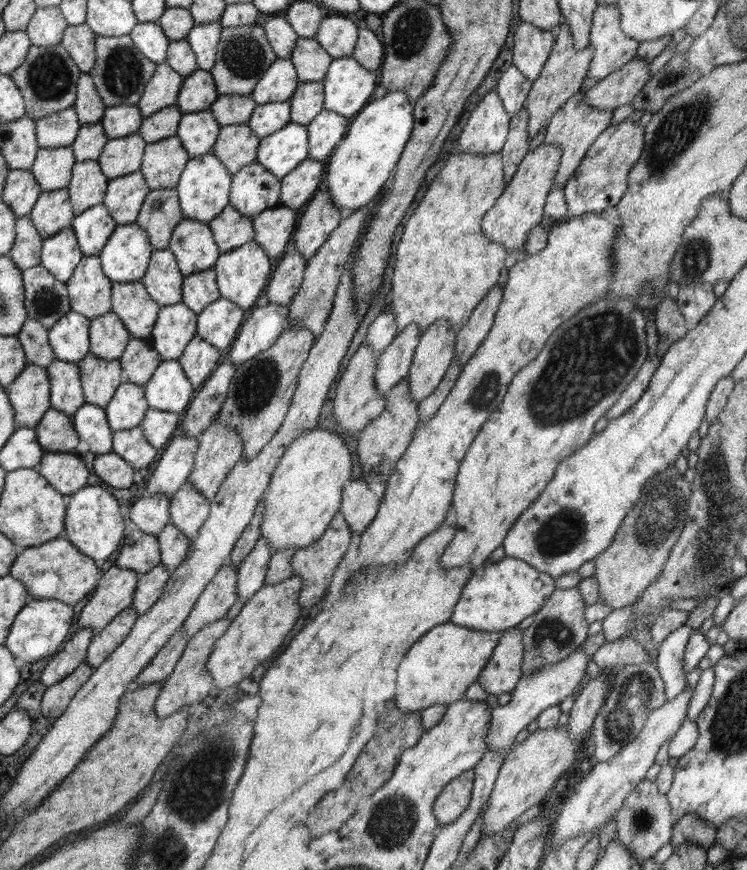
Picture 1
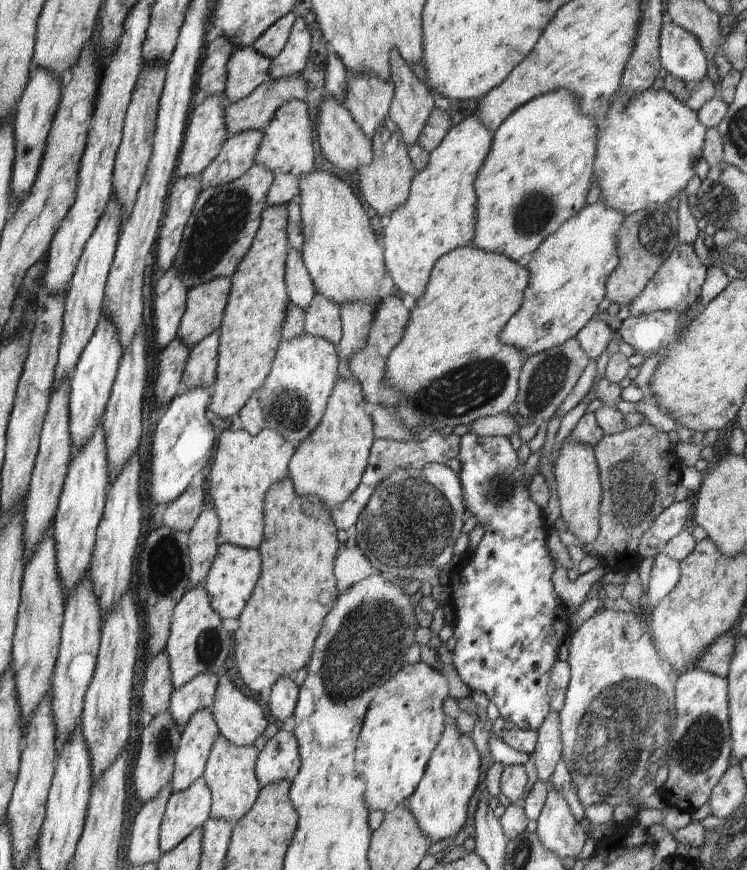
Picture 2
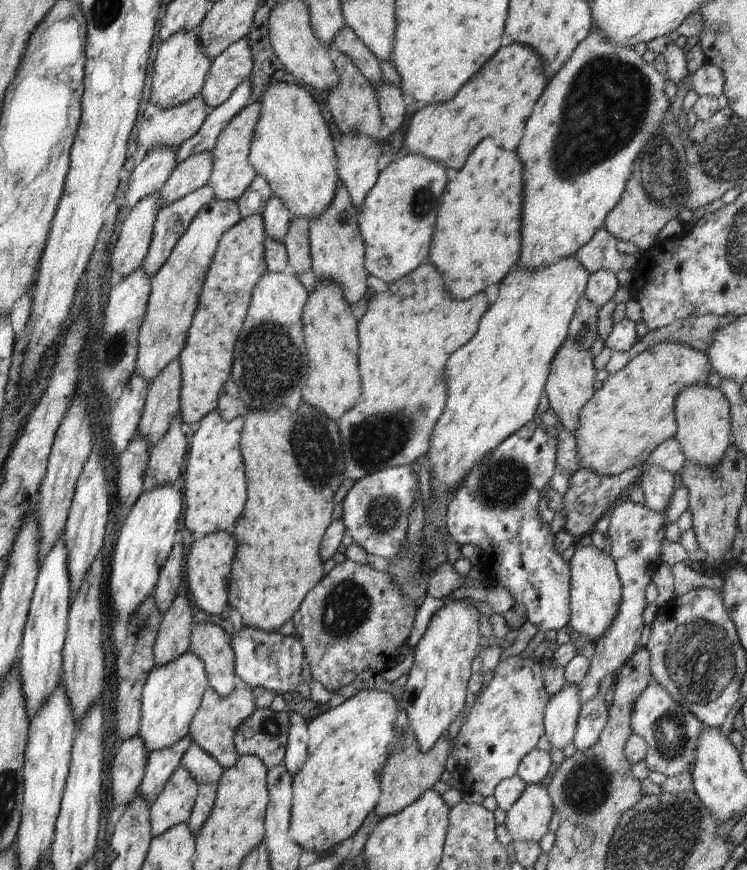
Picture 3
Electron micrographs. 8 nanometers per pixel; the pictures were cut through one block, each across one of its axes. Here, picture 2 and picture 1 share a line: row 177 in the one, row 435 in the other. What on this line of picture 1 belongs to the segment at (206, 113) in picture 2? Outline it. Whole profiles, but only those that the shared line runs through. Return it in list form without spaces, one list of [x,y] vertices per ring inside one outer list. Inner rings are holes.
[[[175,435],[164,448],[157,469],[148,482],[148,493],[164,494],[172,499],[173,495],[188,481],[194,470],[194,456],[198,449],[198,436]]]

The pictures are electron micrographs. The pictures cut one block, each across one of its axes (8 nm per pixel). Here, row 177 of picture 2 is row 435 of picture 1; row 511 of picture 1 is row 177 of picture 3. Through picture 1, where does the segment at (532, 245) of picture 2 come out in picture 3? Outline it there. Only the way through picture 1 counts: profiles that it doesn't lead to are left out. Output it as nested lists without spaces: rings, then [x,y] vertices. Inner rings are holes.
[[[492,138],[482,140],[474,152],[468,156],[468,162],[458,172],[458,176],[448,182],[442,204],[438,210],[438,220],[434,226],[434,238],[429,251],[428,262],[444,274],[445,288],[458,301],[470,299],[492,284],[501,284],[512,268],[519,264],[520,248],[522,248],[522,216],[524,166],[516,152],[506,152],[496,146]]]

